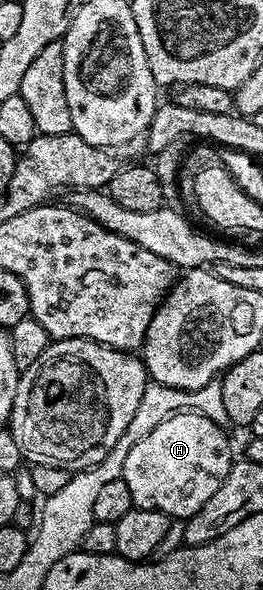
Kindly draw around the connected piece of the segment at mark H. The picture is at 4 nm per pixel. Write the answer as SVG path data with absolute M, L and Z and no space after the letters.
M181 411L156 425L152 433L140 437L136 445L128 452L128 457L124 457L122 466L122 480L128 485L132 492L132 501L135 507L152 509L165 515L169 515L171 520L185 521L191 515L196 514L200 505L224 485L224 477L228 477L230 464L235 462L236 455L230 452L230 439L226 436L227 428L221 423L212 421L195 411Z

